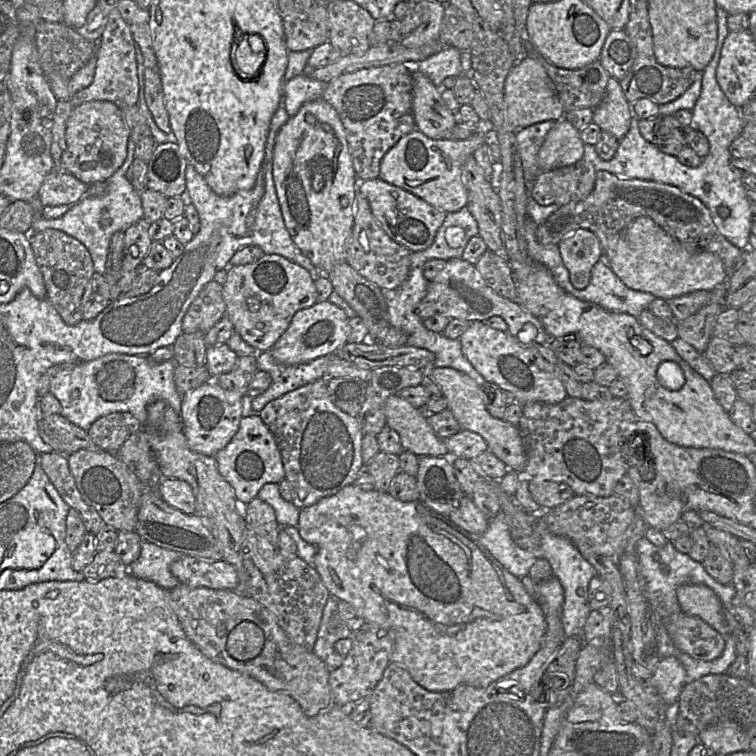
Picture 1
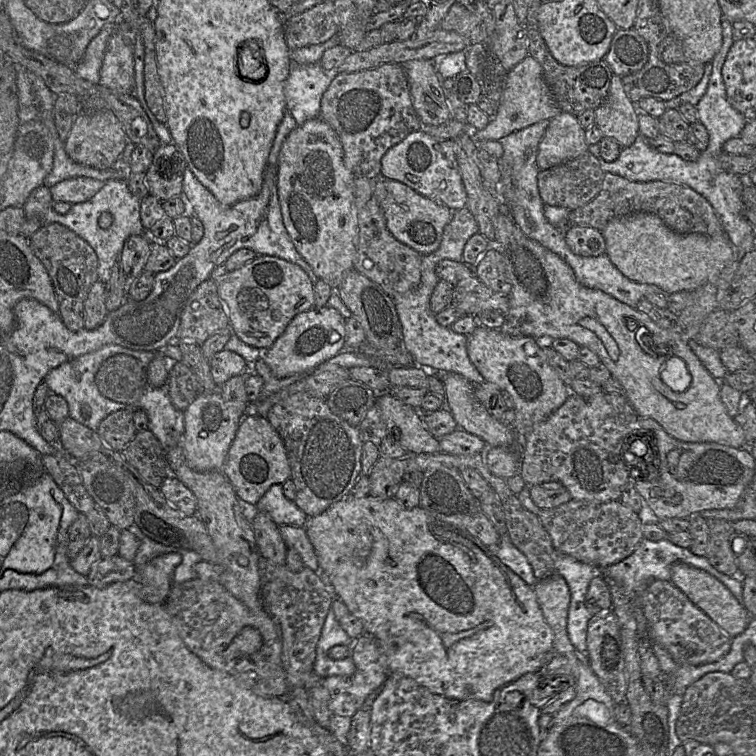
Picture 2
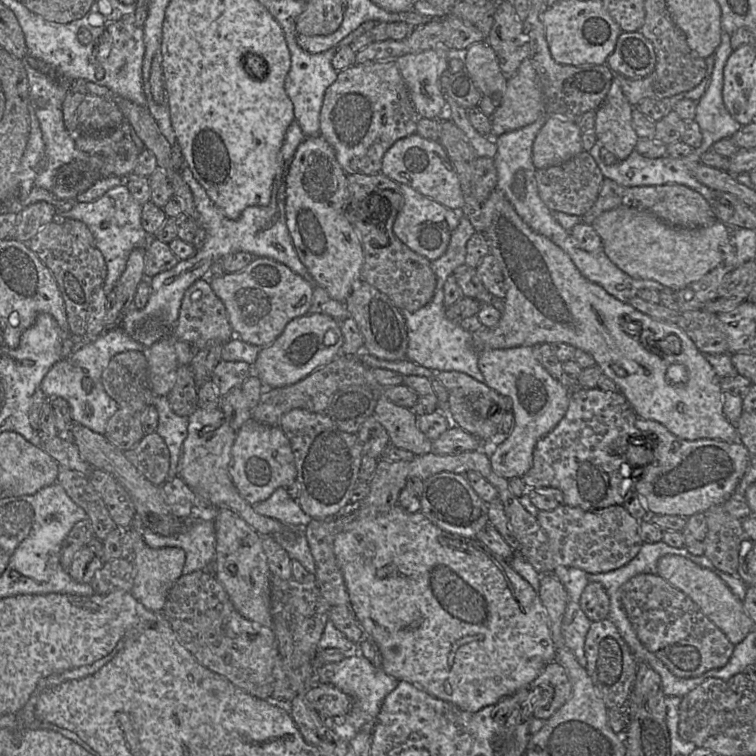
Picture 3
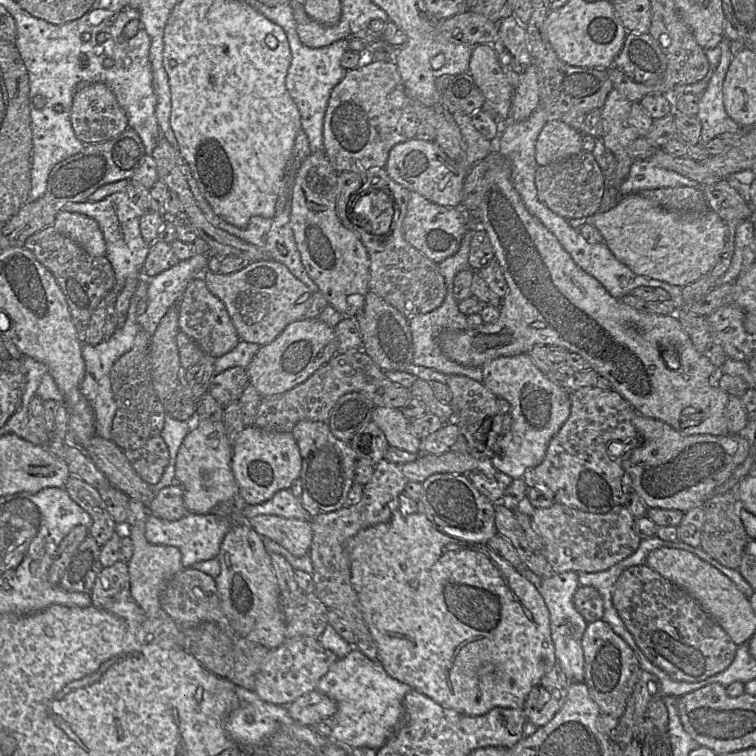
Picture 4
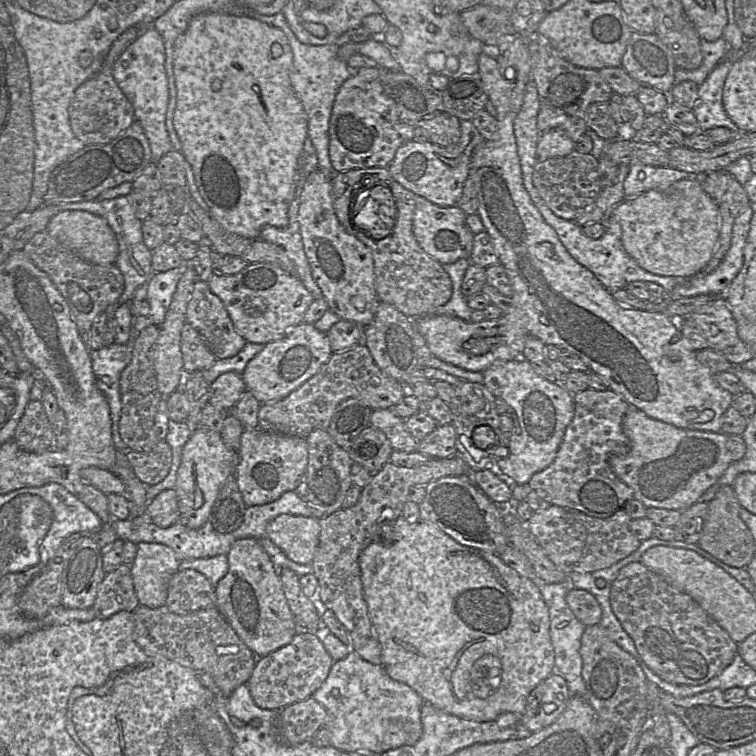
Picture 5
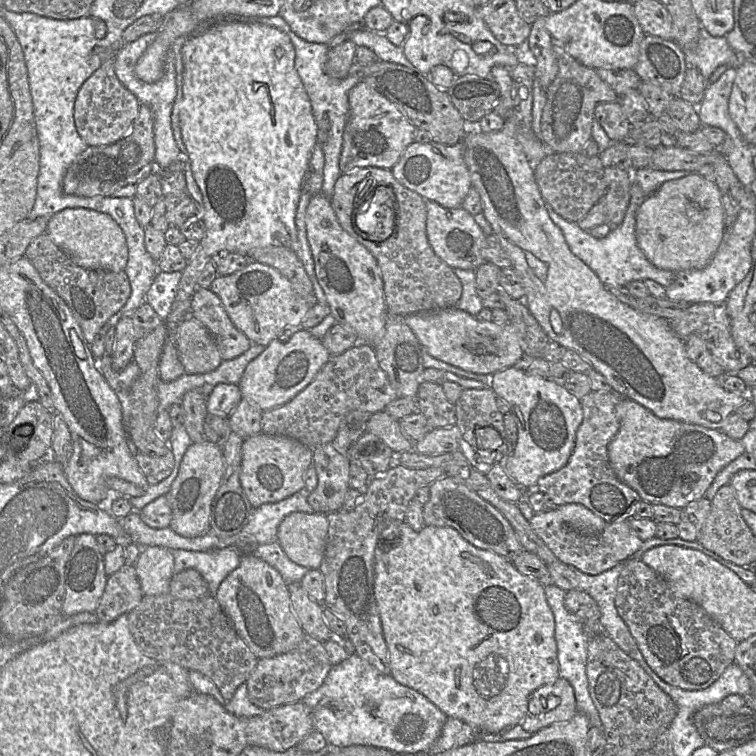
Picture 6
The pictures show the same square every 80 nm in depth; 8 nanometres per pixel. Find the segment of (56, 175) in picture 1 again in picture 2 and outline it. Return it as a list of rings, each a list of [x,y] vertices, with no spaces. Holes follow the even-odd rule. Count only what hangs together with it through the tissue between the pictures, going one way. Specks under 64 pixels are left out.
[[[75,177],[60,181],[49,188],[54,201],[53,209],[59,214],[65,214],[72,204],[91,199],[104,185],[105,181],[90,177]]]

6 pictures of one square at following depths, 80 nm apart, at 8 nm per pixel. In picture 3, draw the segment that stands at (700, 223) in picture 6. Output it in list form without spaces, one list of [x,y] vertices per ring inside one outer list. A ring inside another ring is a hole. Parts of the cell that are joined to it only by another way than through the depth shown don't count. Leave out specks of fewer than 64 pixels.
[[[620,206],[603,212],[591,225],[602,240],[605,254],[619,269],[634,279],[654,280],[674,291],[699,281],[716,268],[731,251],[735,251],[731,238],[732,229],[719,220],[704,227],[674,227],[647,211]]]

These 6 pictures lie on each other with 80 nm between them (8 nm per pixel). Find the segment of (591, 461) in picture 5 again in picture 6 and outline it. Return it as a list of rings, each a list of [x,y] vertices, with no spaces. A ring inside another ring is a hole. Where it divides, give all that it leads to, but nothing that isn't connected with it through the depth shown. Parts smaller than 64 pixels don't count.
[[[592,390],[580,399],[583,421],[577,430],[575,446],[569,461],[561,469],[541,477],[536,485],[539,492],[546,493],[555,506],[571,503],[582,504],[607,524],[616,520],[629,520],[634,516],[635,504],[643,501],[633,488],[617,477],[609,461],[608,446],[620,428],[617,405],[621,398],[614,391]]]

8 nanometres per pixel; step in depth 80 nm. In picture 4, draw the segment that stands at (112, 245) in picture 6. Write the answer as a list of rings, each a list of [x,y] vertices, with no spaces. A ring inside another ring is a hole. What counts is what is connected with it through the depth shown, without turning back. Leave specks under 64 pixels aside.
[[[60,211],[52,225],[93,256],[105,256],[106,243],[98,223],[83,214]]]

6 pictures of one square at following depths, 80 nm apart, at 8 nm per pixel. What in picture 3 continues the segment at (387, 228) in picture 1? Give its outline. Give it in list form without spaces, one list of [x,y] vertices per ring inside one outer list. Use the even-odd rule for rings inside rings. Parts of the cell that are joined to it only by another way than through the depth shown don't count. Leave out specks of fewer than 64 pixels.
[[[400,184],[400,189],[404,204],[393,224],[395,236],[410,249],[430,261],[438,259],[447,250],[451,234],[458,226],[463,214],[462,208],[450,209],[405,184]]]

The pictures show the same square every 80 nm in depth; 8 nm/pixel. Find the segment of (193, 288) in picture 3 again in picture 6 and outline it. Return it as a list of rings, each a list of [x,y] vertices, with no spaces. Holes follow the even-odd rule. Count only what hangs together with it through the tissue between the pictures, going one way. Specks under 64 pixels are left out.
[[[197,287],[191,300],[190,316],[200,321],[213,336],[222,360],[236,358],[252,345],[233,324],[221,299],[210,289]]]

